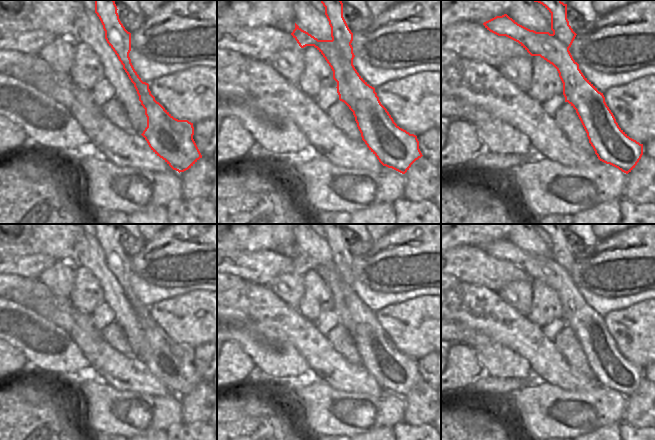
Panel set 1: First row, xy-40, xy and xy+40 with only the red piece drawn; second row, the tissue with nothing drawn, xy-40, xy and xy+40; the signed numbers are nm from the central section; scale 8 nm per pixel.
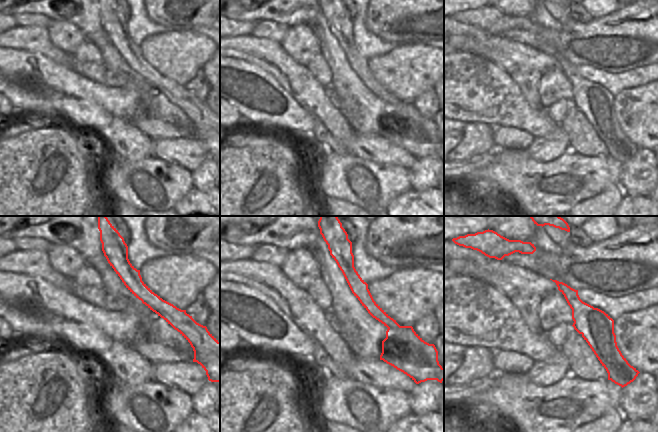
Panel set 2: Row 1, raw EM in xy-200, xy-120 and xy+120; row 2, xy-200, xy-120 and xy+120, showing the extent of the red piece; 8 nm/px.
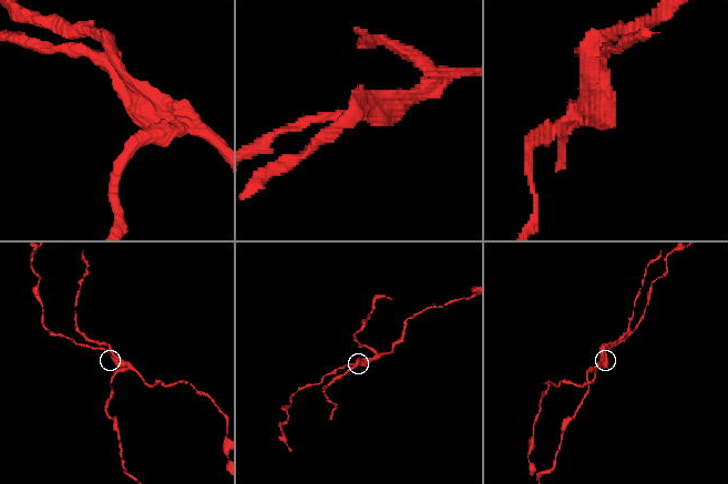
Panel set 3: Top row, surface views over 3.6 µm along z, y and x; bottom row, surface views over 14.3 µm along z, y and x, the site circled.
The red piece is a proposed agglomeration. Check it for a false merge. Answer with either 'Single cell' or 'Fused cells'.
Fused cells.

